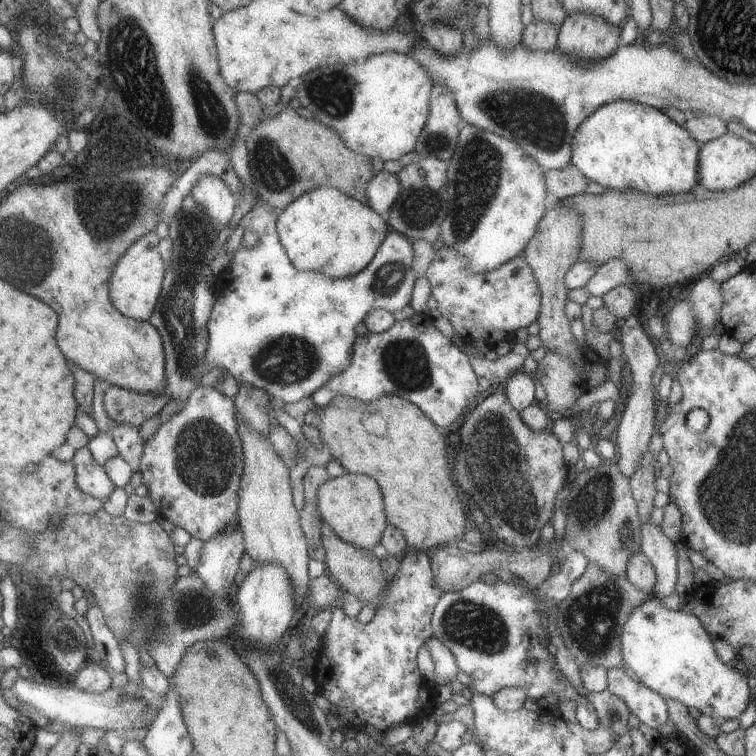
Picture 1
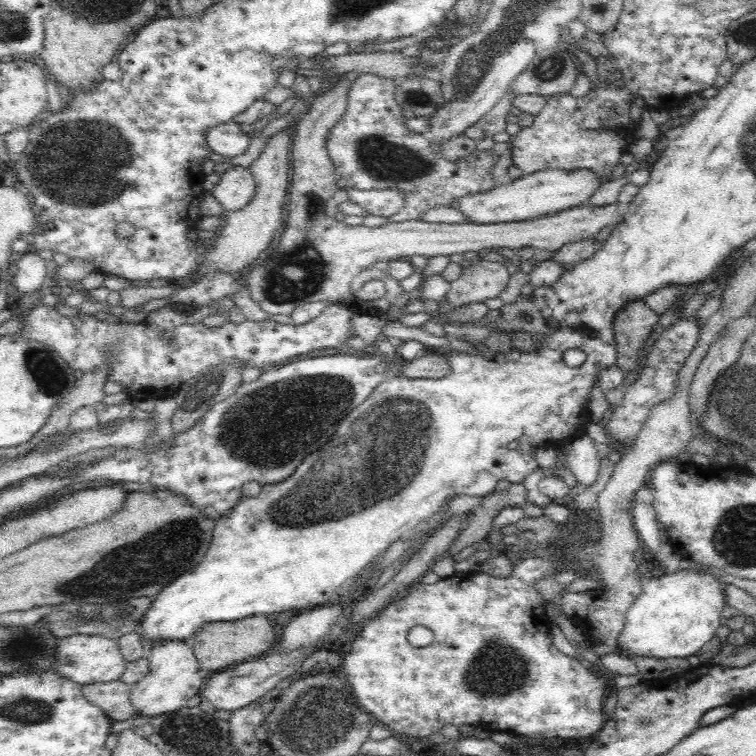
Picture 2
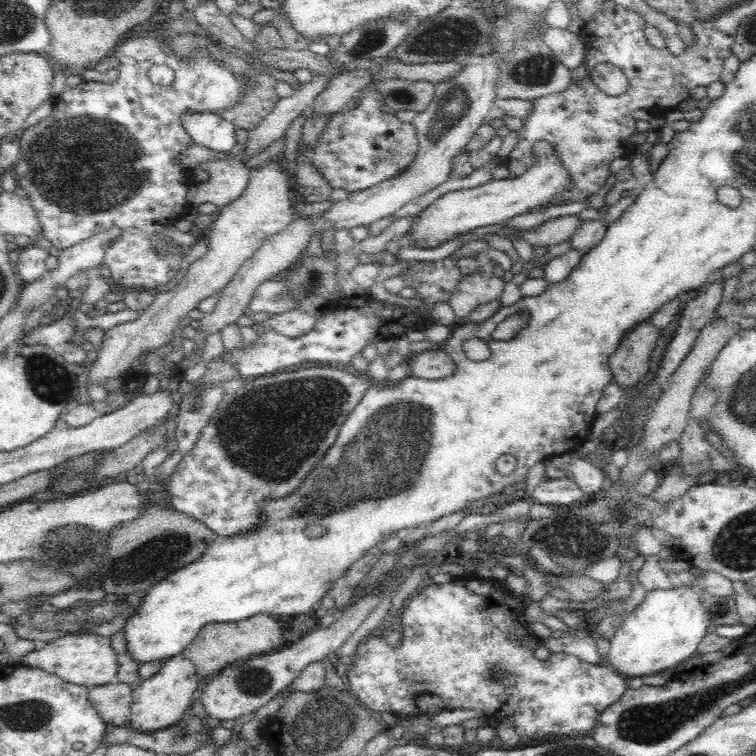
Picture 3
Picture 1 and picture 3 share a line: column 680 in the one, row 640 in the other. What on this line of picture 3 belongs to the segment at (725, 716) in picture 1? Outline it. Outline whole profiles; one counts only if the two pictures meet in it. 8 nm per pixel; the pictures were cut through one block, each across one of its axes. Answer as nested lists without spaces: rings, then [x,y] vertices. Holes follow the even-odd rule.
[[[677,584],[671,589],[655,588],[647,592],[642,604],[626,615],[610,641],[606,665],[627,681],[656,675],[697,654],[698,646],[710,632],[711,619],[701,602],[696,586]]]

